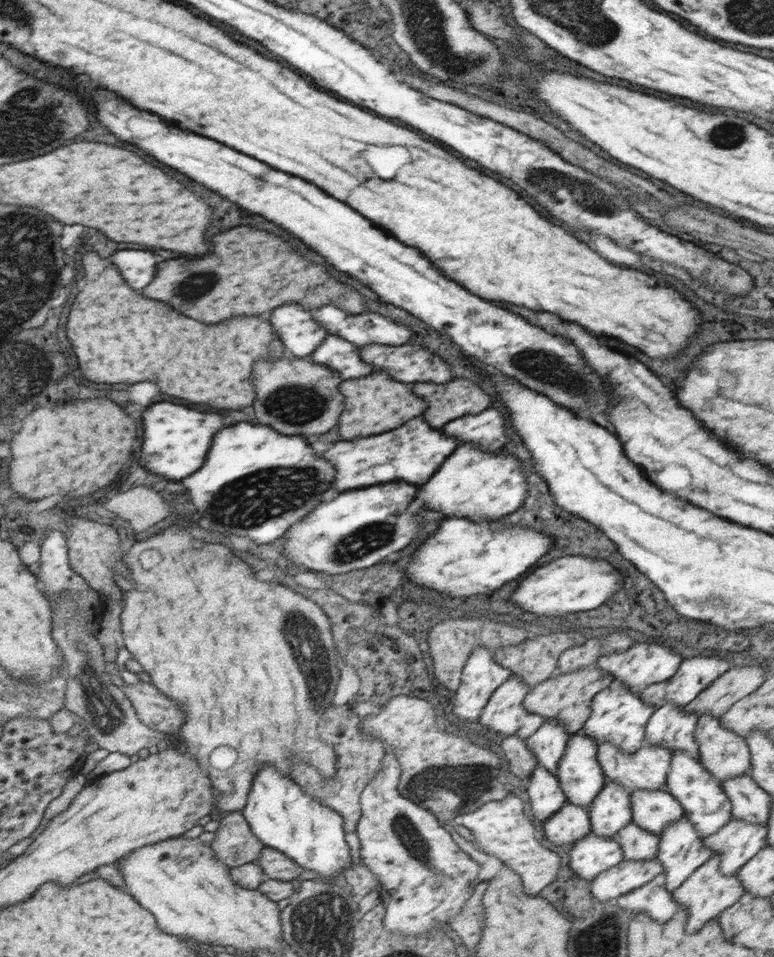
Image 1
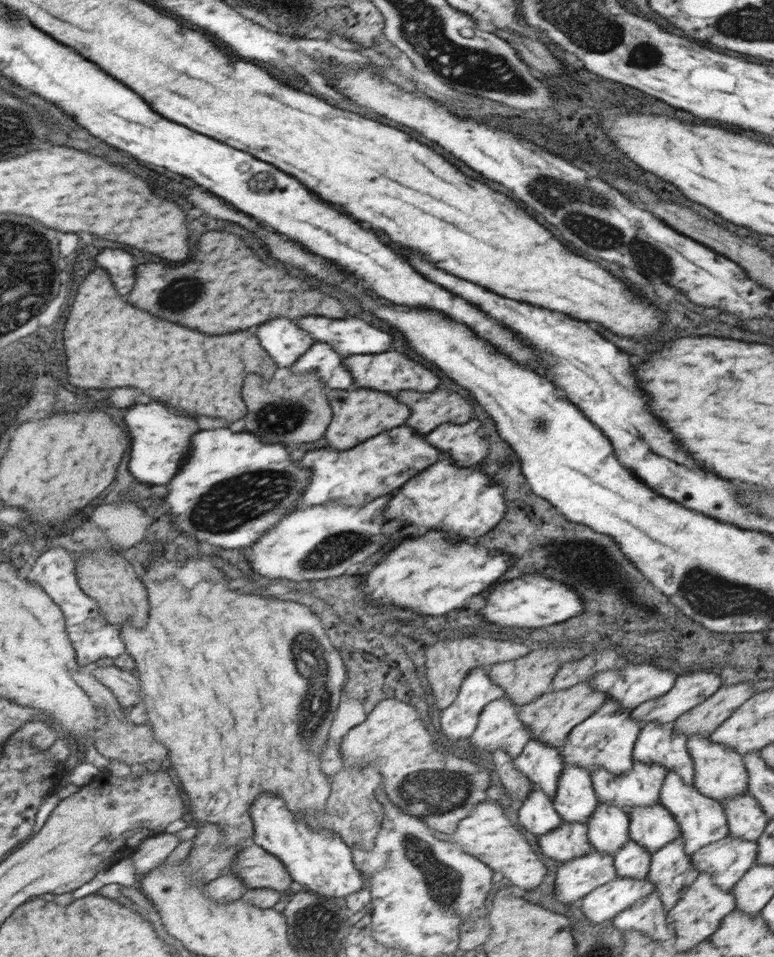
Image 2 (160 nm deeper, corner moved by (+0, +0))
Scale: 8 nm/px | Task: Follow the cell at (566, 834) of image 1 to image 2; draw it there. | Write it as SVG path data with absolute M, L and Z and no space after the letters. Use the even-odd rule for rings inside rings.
M562 822L558 828L538 837L540 852L556 862L568 862L592 850L587 823Z

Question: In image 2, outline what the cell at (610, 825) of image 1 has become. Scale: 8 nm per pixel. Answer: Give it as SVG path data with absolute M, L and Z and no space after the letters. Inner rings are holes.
M600 802L587 820L592 850L613 855L629 841L629 814L616 804Z

